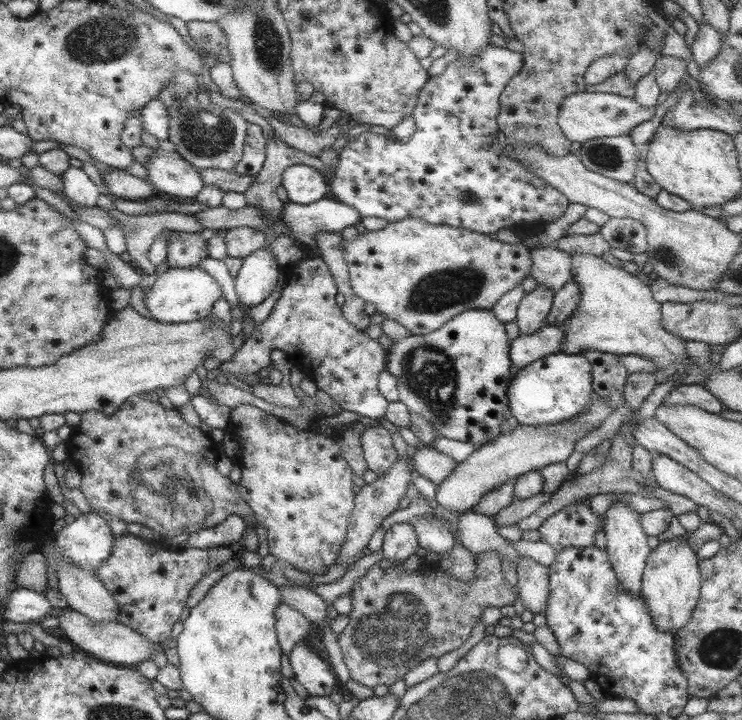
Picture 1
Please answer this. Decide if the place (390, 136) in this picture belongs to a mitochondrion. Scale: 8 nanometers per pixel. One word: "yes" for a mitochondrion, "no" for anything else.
no

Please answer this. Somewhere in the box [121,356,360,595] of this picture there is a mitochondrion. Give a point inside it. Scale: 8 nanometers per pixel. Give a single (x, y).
(169, 489)

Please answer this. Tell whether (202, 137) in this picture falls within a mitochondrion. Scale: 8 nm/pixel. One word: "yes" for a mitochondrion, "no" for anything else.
yes

